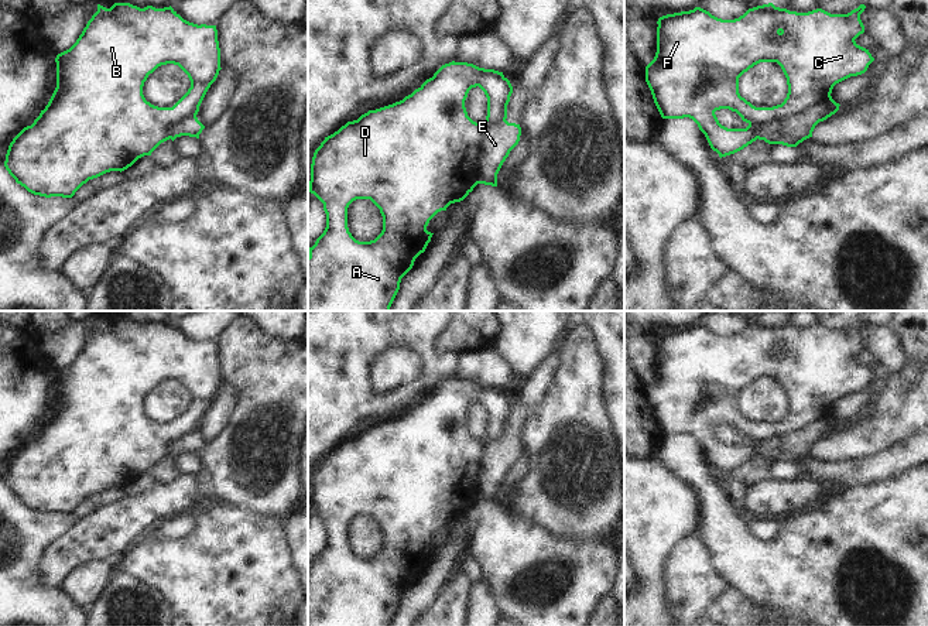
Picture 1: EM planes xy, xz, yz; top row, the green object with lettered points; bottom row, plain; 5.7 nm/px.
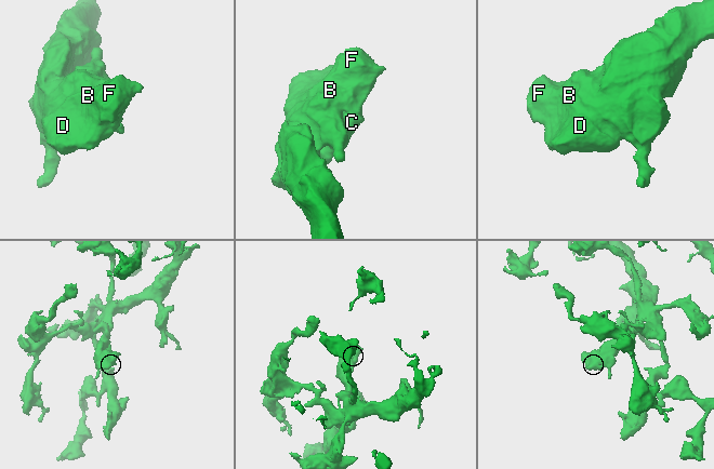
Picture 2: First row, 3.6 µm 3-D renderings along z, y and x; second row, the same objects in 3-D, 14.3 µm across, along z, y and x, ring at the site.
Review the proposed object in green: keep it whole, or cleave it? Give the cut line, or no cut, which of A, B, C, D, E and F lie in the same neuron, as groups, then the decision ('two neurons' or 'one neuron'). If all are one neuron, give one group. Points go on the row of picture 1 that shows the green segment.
yz (831, 96), (798, 113), (762, 123), (756, 129), (756, 137) | A B C D F / E | two neurons

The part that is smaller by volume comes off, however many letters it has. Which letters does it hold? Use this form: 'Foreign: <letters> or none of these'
Foreign: E

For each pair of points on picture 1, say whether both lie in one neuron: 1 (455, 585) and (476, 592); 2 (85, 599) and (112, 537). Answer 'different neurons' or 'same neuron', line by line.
1: different neurons
2: different neurons

